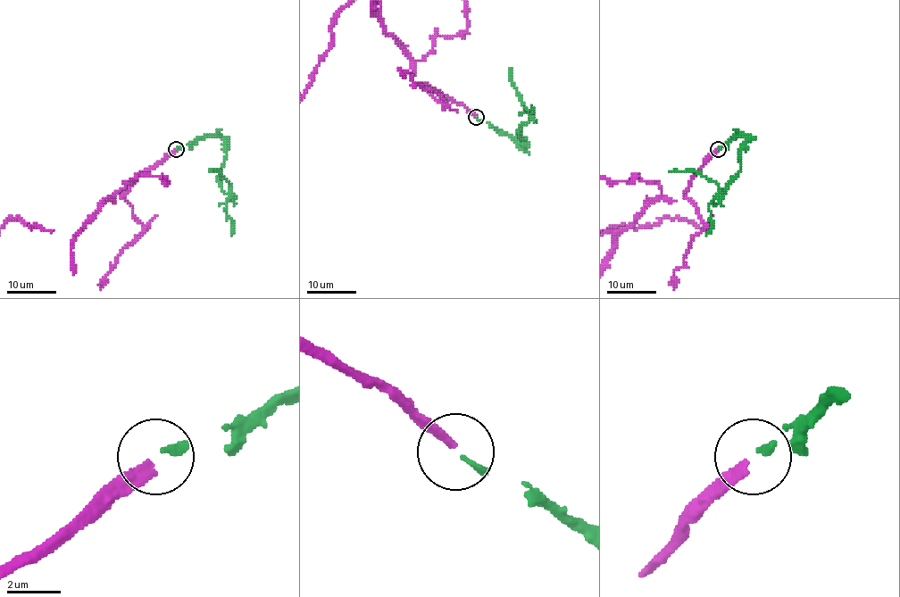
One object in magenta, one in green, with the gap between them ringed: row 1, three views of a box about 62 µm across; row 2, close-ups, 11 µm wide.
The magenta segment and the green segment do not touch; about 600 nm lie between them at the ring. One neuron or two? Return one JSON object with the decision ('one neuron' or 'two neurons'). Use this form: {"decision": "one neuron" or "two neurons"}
{"decision": "one neuron"}

